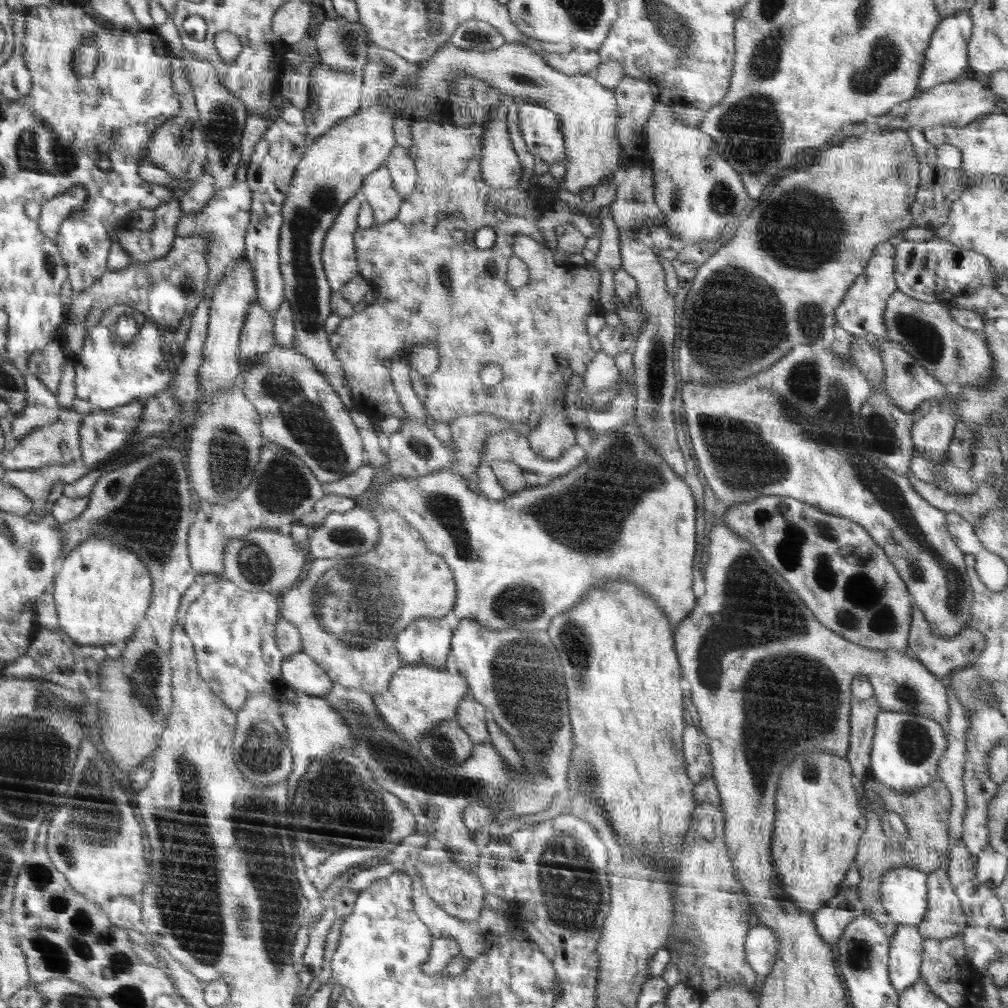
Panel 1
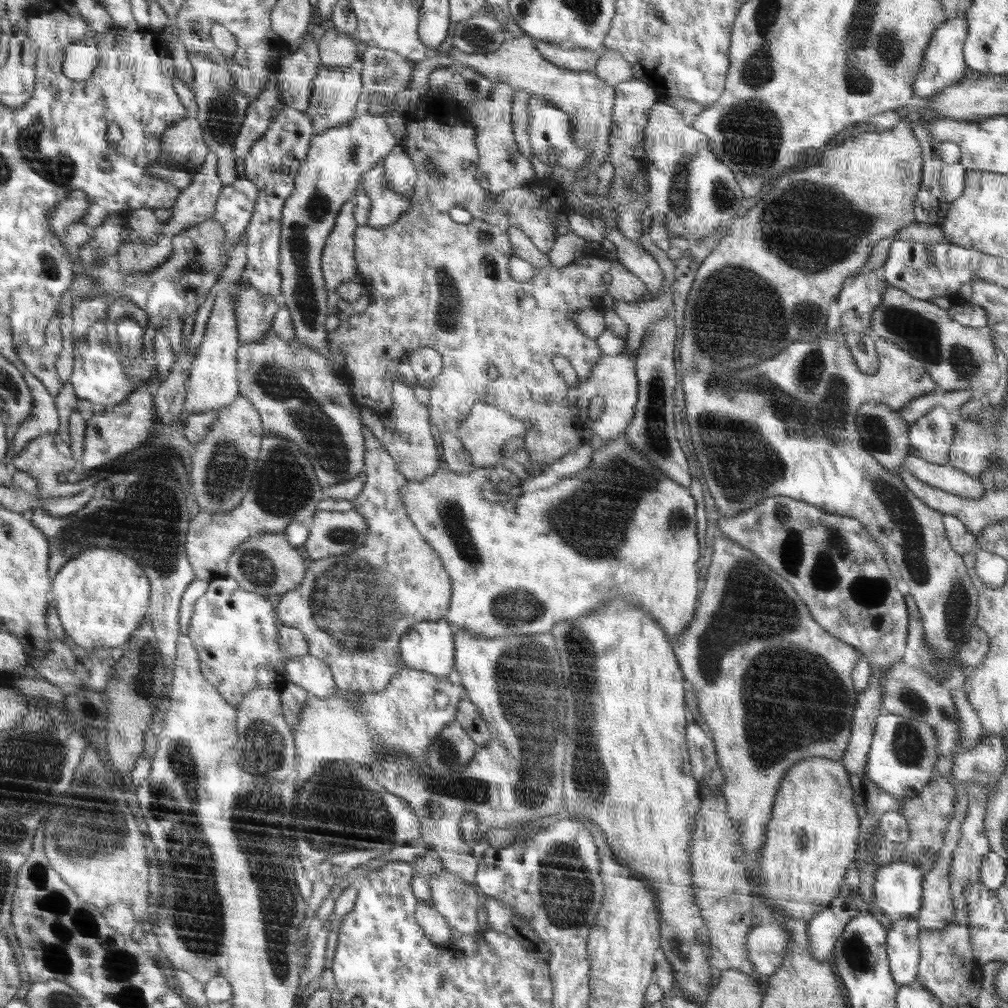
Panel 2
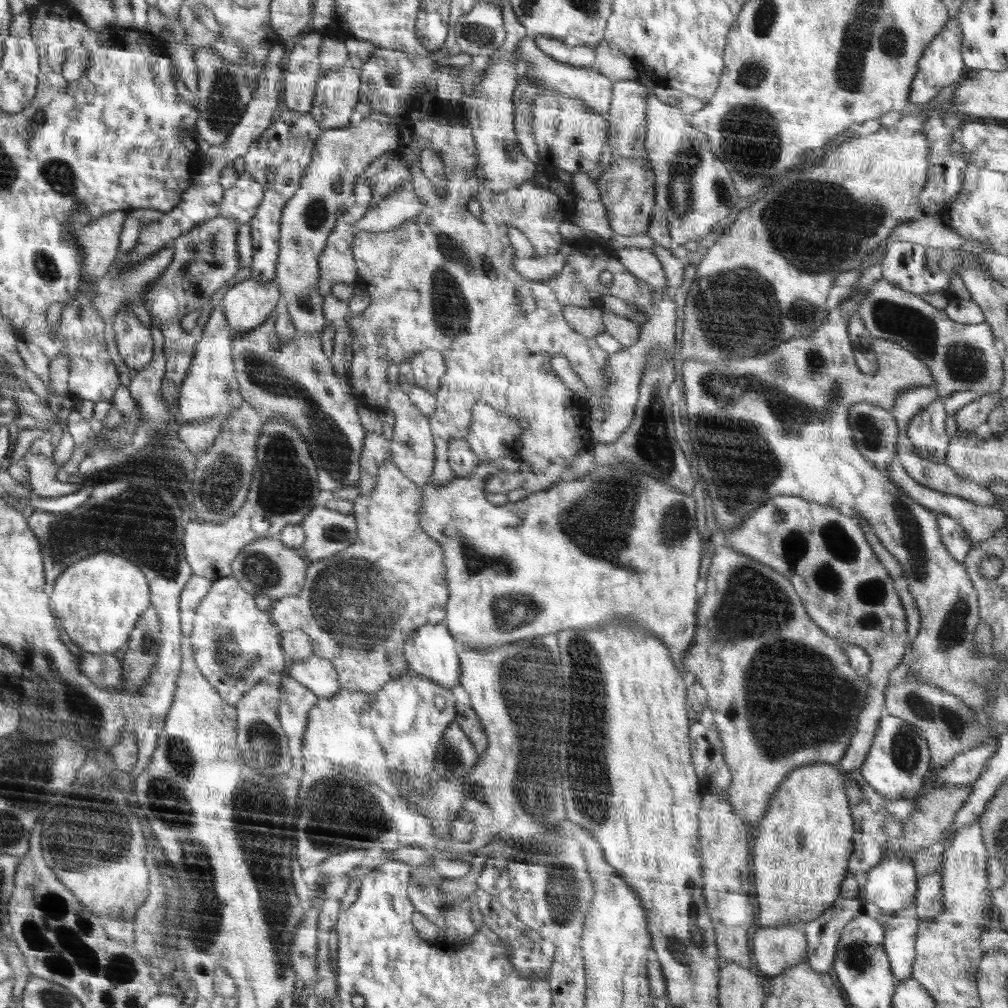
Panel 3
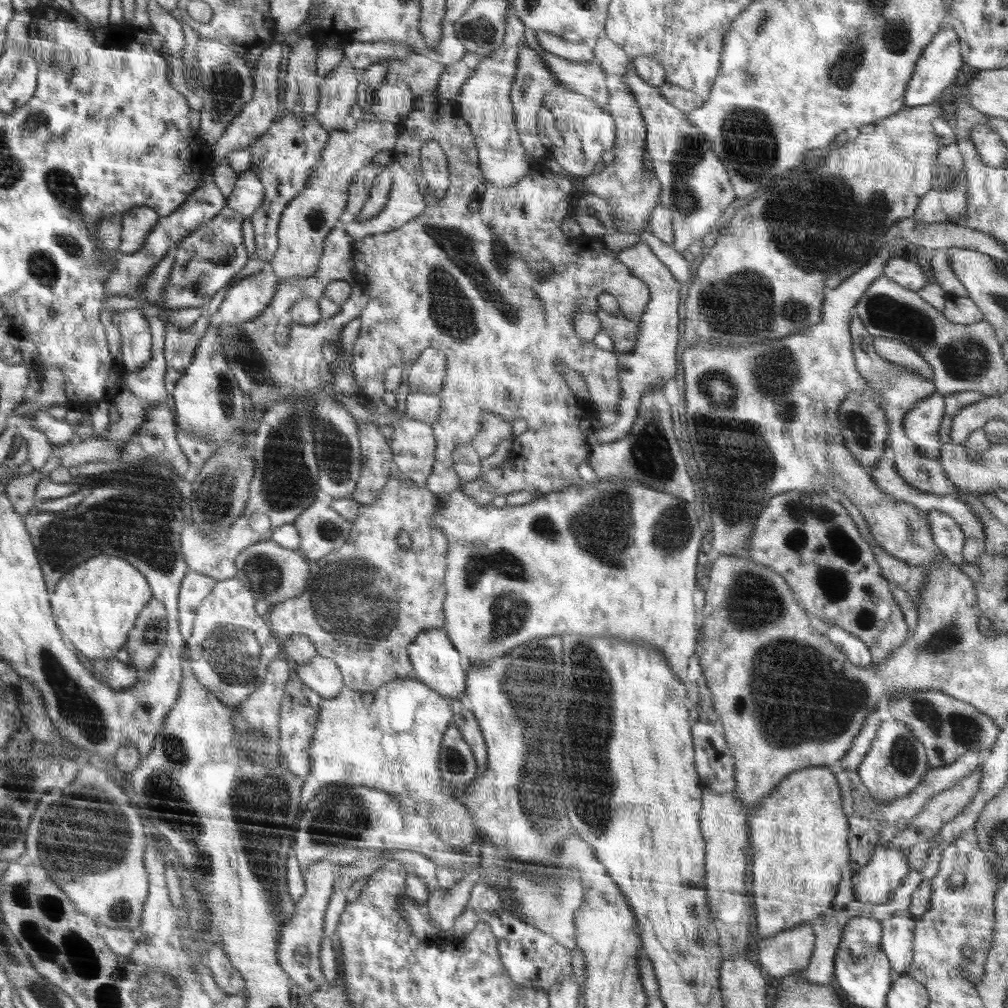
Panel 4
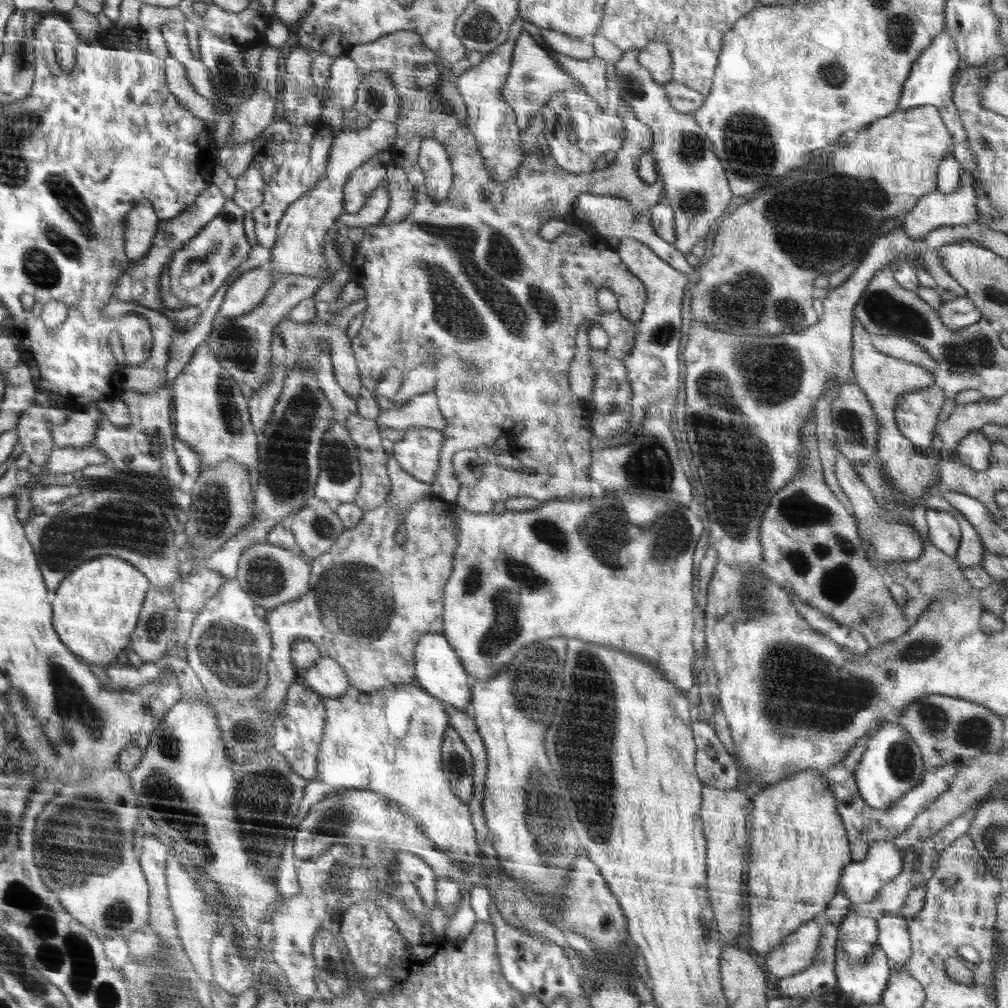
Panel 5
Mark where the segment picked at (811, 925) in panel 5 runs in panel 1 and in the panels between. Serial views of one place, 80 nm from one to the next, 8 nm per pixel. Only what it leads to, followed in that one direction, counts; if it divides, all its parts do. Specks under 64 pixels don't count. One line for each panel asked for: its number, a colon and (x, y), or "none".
1: (761, 948)
2: (768, 943)
3: (776, 949)
4: (780, 955)

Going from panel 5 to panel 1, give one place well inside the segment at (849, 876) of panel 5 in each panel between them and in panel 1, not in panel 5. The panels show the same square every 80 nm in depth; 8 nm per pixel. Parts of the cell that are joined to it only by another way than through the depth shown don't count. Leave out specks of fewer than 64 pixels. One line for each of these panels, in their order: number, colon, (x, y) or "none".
1: (904, 894)
2: (897, 888)
3: (891, 885)
4: (875, 883)

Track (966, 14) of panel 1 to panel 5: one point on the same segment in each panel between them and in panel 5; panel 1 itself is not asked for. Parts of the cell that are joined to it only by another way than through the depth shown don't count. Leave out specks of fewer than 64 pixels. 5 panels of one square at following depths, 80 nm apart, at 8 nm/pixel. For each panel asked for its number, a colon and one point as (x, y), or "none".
2: (943, 64)
3: (941, 65)
4: (940, 63)
5: (930, 83)

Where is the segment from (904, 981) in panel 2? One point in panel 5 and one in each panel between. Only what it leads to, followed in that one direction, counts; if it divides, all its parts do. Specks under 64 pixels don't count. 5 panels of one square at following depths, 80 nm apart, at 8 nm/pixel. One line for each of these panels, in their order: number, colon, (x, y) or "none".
3: (901, 929)
4: (897, 939)
5: (893, 938)

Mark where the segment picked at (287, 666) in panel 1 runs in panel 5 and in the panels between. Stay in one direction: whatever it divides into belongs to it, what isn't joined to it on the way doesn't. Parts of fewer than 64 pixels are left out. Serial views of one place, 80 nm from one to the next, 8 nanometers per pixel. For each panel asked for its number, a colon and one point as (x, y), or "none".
2: (308, 671)
3: (320, 675)
4: (322, 675)
5: (327, 677)

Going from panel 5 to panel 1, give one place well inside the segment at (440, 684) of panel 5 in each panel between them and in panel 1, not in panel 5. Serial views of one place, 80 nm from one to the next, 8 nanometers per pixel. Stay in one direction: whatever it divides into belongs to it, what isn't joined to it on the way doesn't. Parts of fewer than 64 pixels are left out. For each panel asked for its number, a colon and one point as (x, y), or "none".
1: (427, 640)
2: (429, 646)
3: (431, 651)
4: (436, 662)

